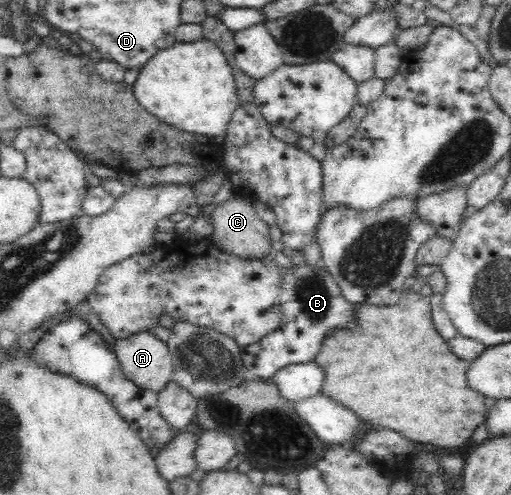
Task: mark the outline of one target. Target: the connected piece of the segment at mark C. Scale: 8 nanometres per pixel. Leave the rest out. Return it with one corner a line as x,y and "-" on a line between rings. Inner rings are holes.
234,194
232,198
214,204
209,216
213,227
209,239
221,250
239,257
261,258
263,255
270,254
272,241
269,236
270,228
263,219
260,219
252,199

